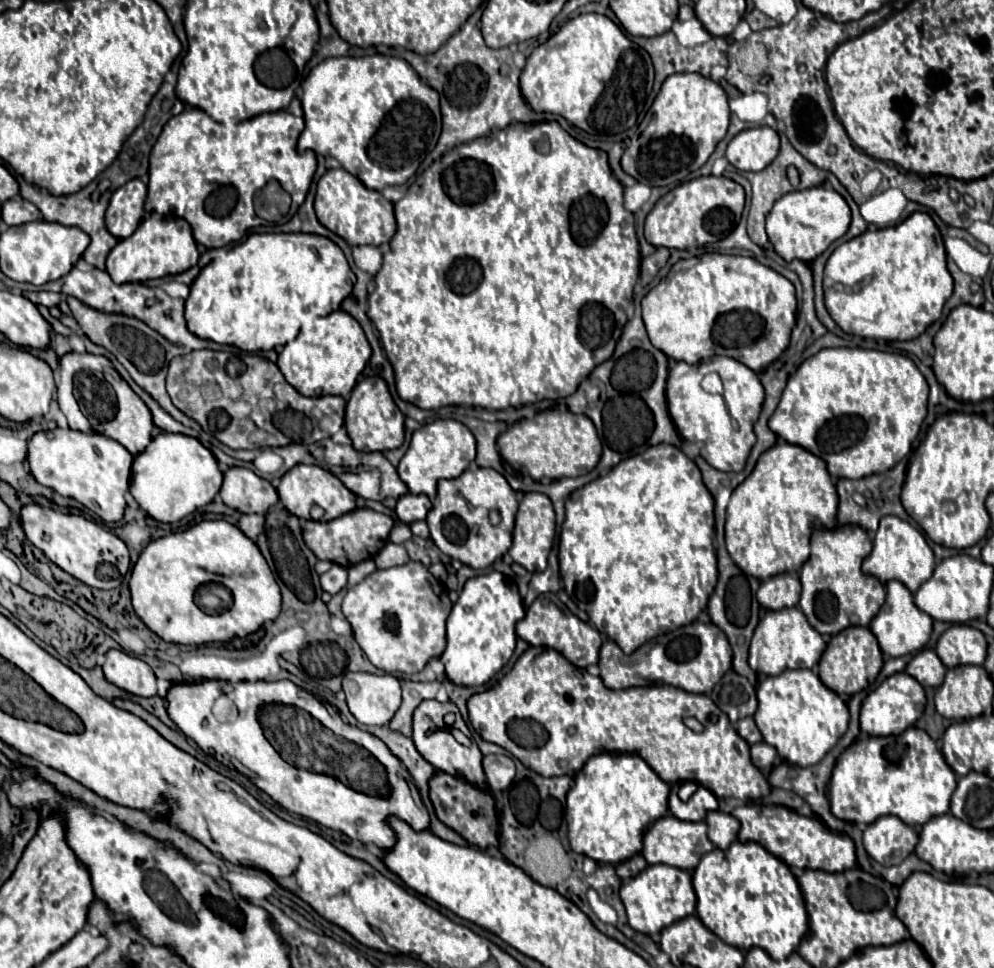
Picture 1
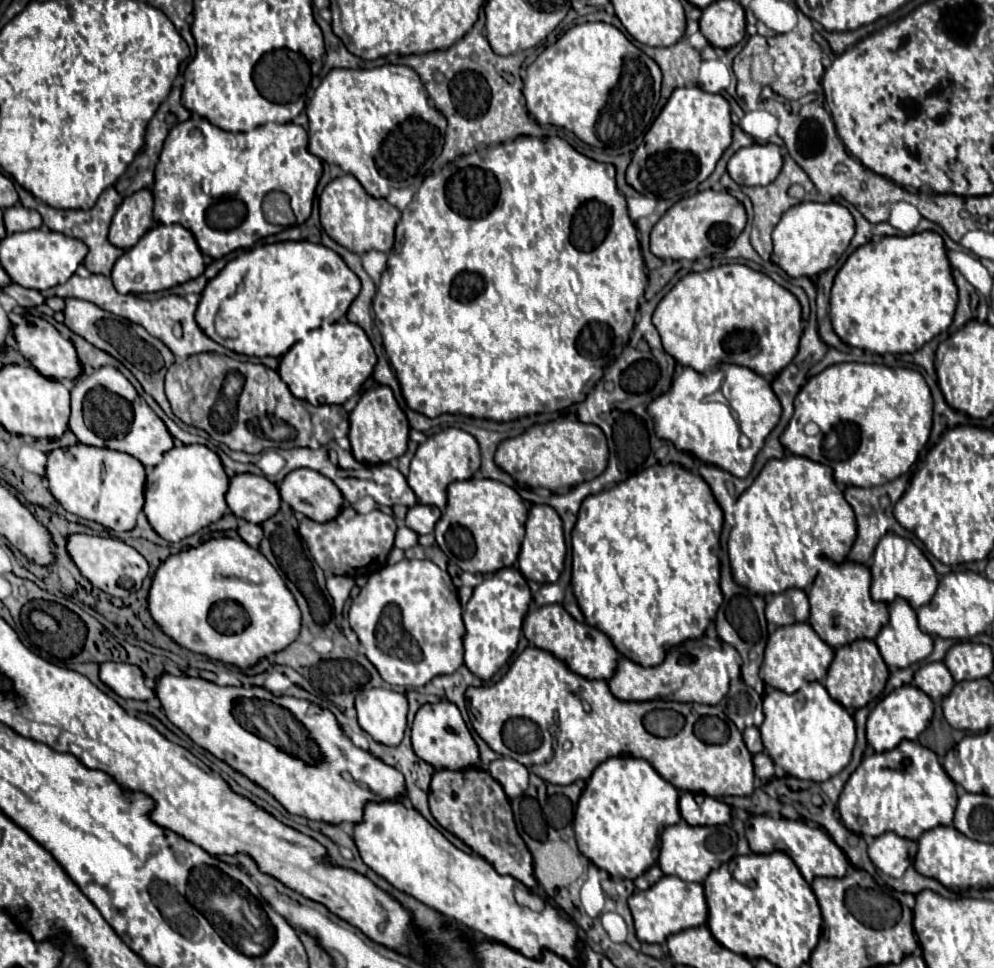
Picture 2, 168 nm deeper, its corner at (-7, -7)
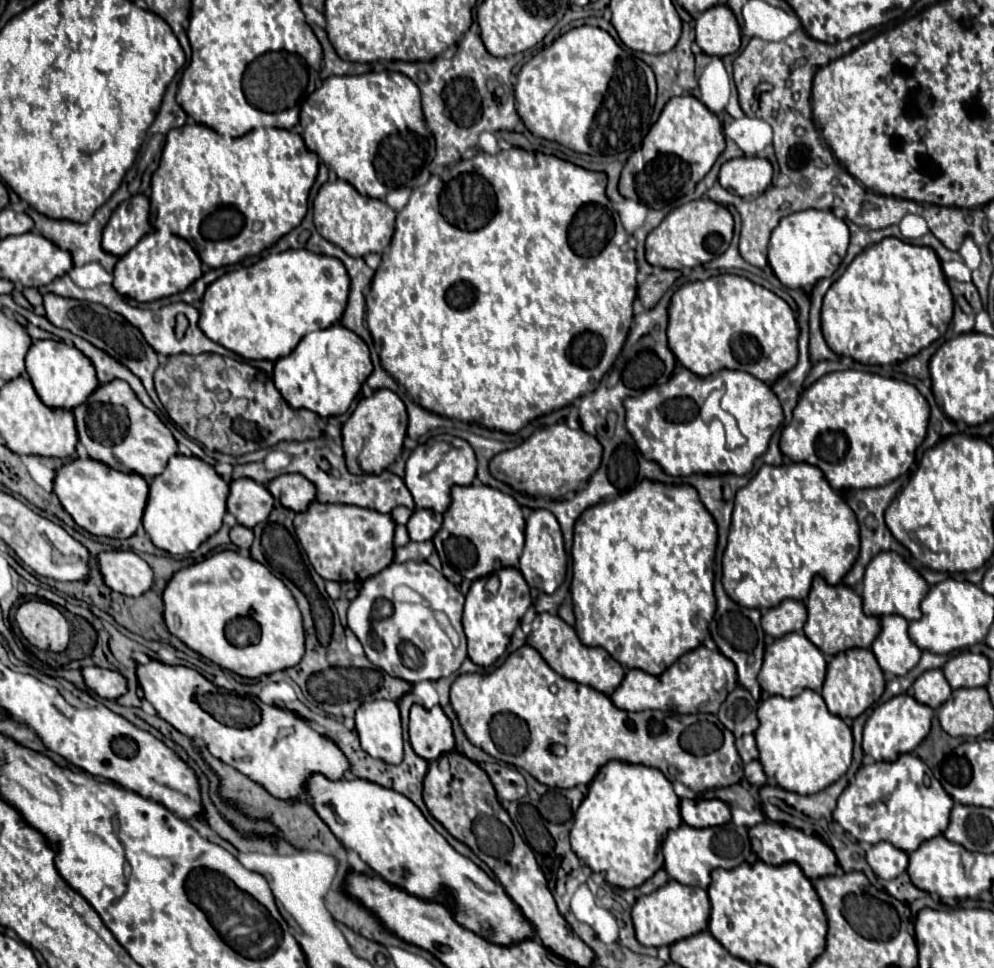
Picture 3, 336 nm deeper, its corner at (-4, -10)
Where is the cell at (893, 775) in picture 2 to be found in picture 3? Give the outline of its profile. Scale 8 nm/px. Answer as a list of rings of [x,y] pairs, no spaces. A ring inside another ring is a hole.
[[[901,754],[891,764],[875,762],[871,766],[861,766],[855,780],[839,796],[833,818],[843,826],[845,832],[849,832],[859,842],[877,844],[877,842],[885,840],[903,852],[913,852],[915,848],[921,846],[921,842],[931,840],[945,832],[945,828],[949,826],[949,820],[951,820],[951,808],[953,808],[953,800],[951,800],[951,796],[947,796],[947,792],[943,792],[943,786],[931,774],[929,774],[929,780],[923,780],[923,778],[917,780],[915,778],[915,756]]]

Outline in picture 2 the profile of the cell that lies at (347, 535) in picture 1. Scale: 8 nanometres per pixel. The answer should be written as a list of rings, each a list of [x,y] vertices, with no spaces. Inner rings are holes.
[[[344,507],[342,513],[328,523],[316,523],[304,515],[298,515],[298,521],[300,521],[300,535],[306,541],[310,555],[324,571],[334,575],[360,577],[376,573],[382,567],[386,567],[386,557],[394,545],[394,533],[396,533],[394,517],[378,509],[360,515],[354,509]]]

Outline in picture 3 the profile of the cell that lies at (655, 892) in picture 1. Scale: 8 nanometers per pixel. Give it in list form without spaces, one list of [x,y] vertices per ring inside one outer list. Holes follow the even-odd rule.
[[[669,880],[663,888],[637,898],[633,906],[633,924],[635,924],[635,934],[637,940],[643,946],[669,946],[675,944],[687,936],[699,934],[707,930],[709,924],[709,912],[711,904],[707,898],[707,890],[699,886],[683,886],[675,880]]]

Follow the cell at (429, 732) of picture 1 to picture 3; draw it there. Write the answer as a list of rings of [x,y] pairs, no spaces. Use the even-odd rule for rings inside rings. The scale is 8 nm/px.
[[[411,706],[409,720],[411,746],[427,762],[441,758],[455,748],[455,738],[449,718],[443,714],[441,706],[433,706],[429,712],[423,706]]]

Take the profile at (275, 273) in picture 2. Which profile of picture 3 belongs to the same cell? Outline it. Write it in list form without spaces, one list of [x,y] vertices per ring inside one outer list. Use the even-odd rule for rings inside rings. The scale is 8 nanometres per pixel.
[[[285,250],[279,254],[267,254],[253,266],[239,266],[233,272],[223,274],[215,280],[201,306],[199,328],[207,338],[225,346],[227,350],[247,358],[247,360],[277,360],[293,352],[295,344],[311,329],[333,326],[341,320],[349,294],[349,276],[343,264],[331,256],[319,256],[307,250]]]

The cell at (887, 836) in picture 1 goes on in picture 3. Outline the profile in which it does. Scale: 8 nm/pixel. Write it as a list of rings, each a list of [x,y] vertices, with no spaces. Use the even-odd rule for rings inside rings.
[[[879,842],[867,850],[867,862],[883,880],[893,880],[907,868],[907,854],[889,842]]]

